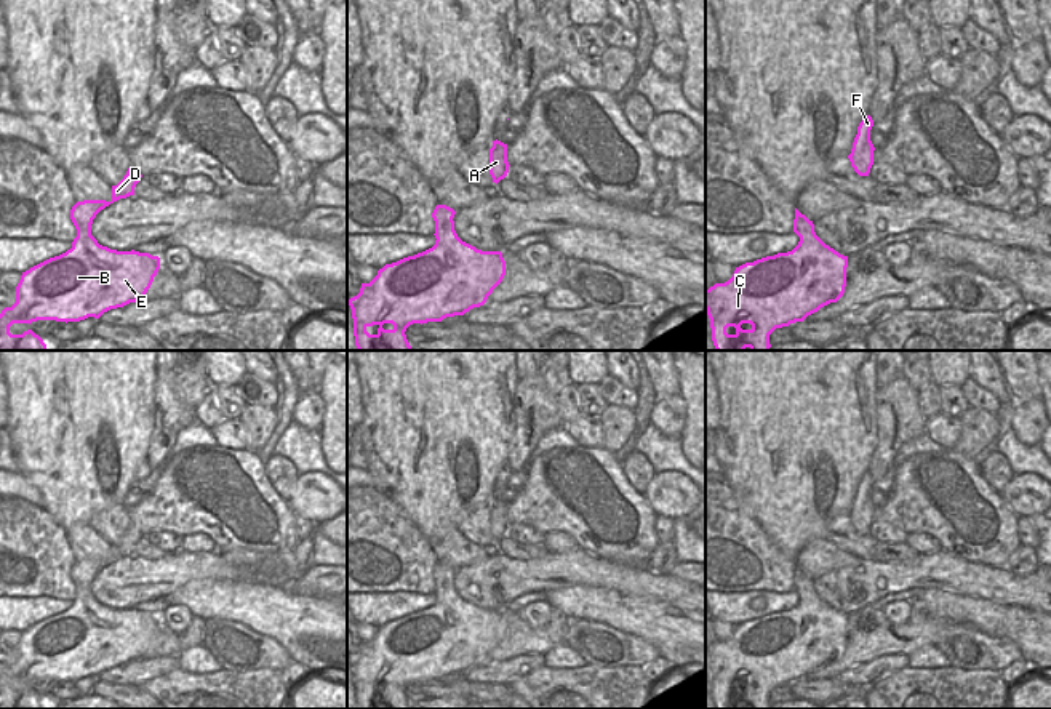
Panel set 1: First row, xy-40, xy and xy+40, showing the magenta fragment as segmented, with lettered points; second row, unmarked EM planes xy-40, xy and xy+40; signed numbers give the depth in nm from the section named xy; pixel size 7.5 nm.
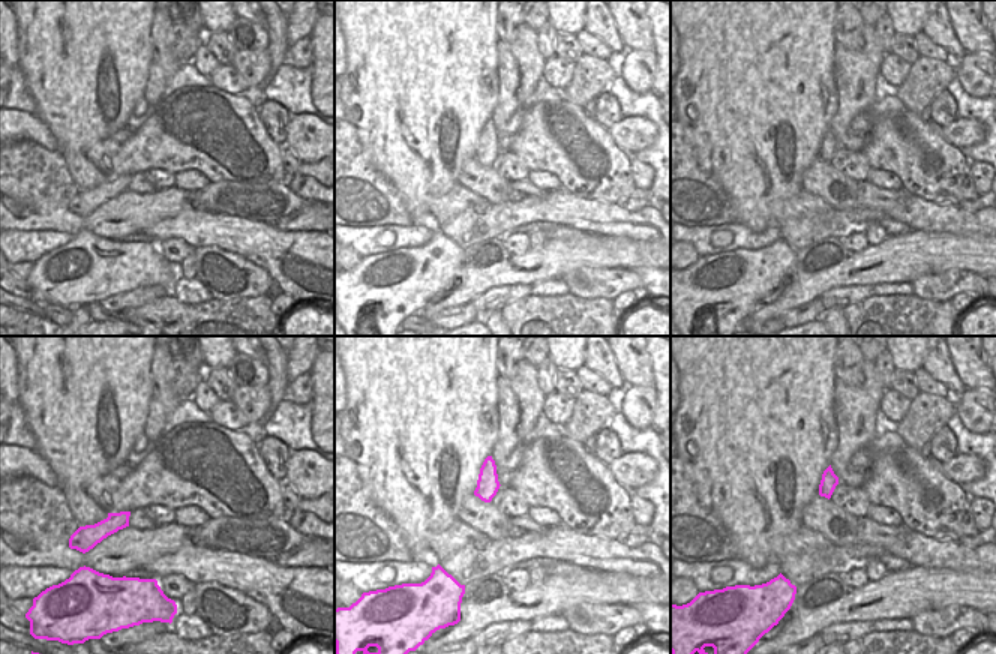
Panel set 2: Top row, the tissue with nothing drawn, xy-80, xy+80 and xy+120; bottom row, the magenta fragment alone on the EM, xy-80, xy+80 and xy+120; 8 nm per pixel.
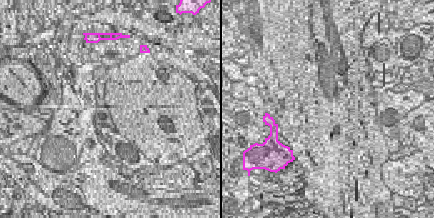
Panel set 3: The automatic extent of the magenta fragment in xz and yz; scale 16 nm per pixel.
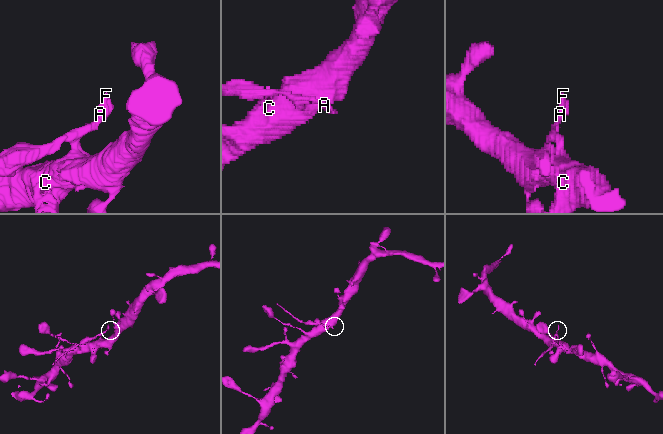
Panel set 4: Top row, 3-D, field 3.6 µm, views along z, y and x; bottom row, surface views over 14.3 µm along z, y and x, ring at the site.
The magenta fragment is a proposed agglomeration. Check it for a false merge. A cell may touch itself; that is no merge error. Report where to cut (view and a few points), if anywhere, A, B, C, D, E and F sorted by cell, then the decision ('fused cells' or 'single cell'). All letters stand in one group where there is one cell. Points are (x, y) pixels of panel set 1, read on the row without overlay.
cut in xy along (451, 576), (445, 580), (443, 592), (437, 597); A D F / B C E; fused cells

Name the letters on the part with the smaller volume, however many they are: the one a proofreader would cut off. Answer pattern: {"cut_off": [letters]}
{"cut_off": ["A", "D", "F"]}

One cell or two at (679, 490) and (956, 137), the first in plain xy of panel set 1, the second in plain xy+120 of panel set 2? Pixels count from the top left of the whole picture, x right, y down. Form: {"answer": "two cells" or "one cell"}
{"answer": "one cell"}

